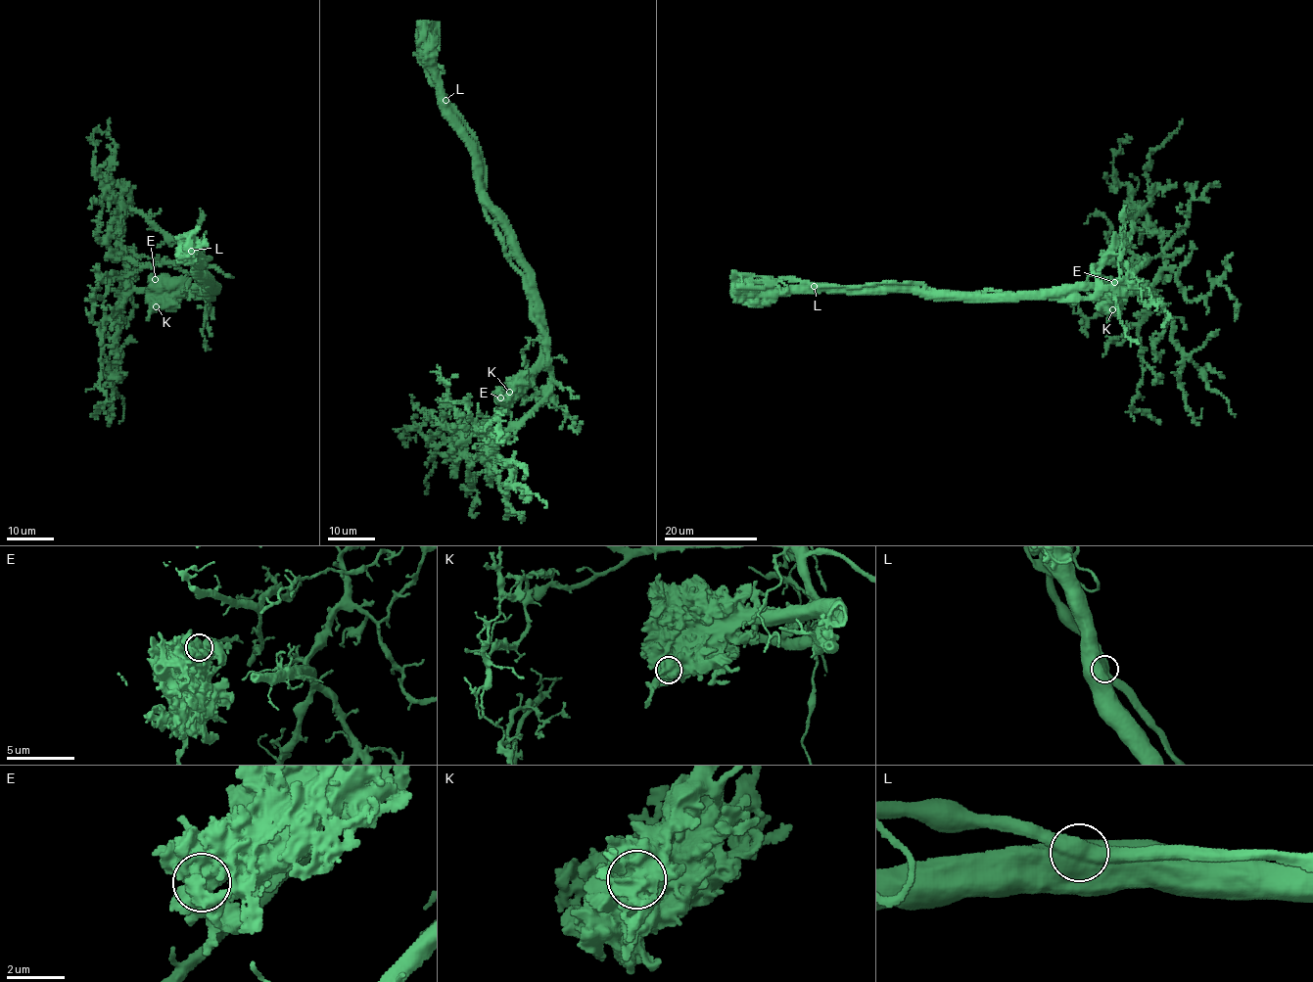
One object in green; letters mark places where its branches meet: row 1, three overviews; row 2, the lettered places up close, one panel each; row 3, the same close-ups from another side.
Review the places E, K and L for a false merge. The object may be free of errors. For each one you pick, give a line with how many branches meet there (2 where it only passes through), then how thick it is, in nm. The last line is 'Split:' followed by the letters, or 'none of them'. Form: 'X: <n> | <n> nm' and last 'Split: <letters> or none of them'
L: 2 | 800 nm
Split: L

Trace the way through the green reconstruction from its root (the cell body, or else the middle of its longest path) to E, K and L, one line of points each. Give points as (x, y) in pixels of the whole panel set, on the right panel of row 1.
E: (1051, 297), (1060, 298), (1084, 288), (1106, 292), (1114, 282)
K: (1051, 297), (1060, 298), (1075, 289), (1090, 288), (1100, 291), (1112, 309)
L: (1051, 297), (937, 298), (914, 290), (835, 290), (814, 286)

